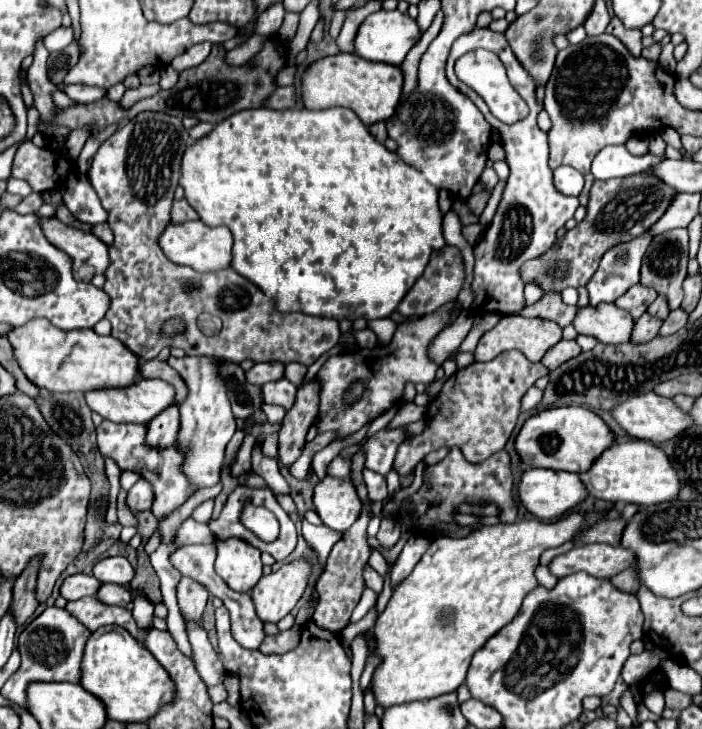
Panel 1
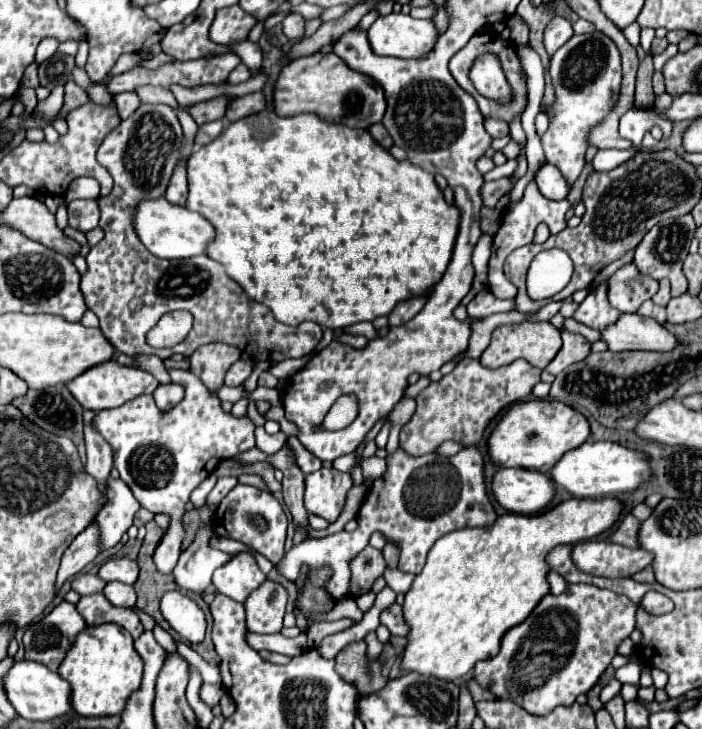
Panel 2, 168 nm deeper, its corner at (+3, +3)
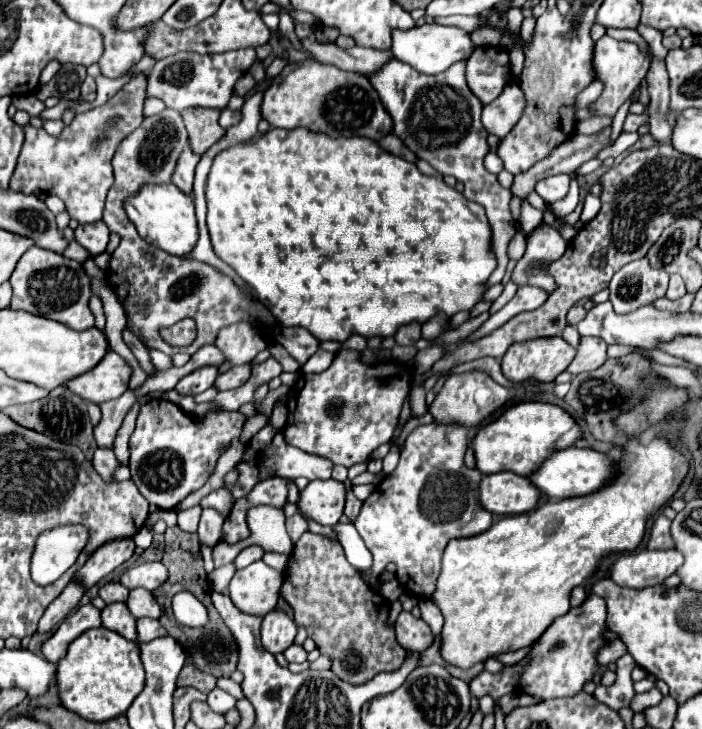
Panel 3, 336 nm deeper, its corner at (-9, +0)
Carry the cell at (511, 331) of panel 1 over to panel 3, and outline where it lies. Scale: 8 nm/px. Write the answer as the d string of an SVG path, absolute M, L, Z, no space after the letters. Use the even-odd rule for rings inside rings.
M560 336L514 342L502 358L502 372L510 382L522 382L530 376L540 382L552 382L568 368L574 352Z

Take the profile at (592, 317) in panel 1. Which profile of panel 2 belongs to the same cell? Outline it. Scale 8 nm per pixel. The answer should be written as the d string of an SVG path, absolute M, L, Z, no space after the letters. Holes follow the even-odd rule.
M624 313L616 325L602 331L610 351L672 351L682 341L656 319Z

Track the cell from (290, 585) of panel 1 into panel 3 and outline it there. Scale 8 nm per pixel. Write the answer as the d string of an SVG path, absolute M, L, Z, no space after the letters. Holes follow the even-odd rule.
M274 608L262 620L262 646L272 652L284 652L294 642L296 636L296 622L284 612Z

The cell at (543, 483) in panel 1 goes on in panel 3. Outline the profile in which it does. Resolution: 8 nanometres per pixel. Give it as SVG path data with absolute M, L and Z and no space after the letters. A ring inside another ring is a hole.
M496 472L480 482L480 500L492 514L526 514L538 508L542 492L524 476Z

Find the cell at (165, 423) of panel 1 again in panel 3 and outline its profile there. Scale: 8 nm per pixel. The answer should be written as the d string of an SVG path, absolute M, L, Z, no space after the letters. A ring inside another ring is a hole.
M198 368L196 372L184 376L178 384L176 384L176 392L180 396L196 396L196 394L202 394L204 390L208 390L214 380L218 376L218 368Z

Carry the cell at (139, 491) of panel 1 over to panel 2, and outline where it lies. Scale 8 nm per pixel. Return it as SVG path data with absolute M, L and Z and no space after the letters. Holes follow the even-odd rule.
M108 477L108 503L98 513L98 529L100 529L100 551L112 549L120 543L122 535L132 525L136 511L141 508L128 485L120 479Z

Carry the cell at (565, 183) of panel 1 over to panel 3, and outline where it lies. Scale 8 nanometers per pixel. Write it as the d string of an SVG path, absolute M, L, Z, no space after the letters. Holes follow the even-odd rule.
M556 174L550 178L544 178L536 184L536 192L542 196L546 204L552 204L556 200L562 200L568 194L570 176L568 174Z

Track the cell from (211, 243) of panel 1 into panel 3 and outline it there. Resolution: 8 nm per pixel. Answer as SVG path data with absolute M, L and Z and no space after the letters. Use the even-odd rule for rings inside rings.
M172 182L164 186L144 186L138 196L128 198L124 204L128 218L134 222L138 234L152 246L172 254L188 256L198 242L198 222L194 214L194 200L184 196Z

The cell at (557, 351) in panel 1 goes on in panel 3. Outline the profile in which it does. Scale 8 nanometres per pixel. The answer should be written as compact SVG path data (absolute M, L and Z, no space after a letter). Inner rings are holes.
M582 336L576 348L576 356L568 366L568 372L576 376L580 372L592 372L600 368L607 360L607 347L606 342L596 336Z

